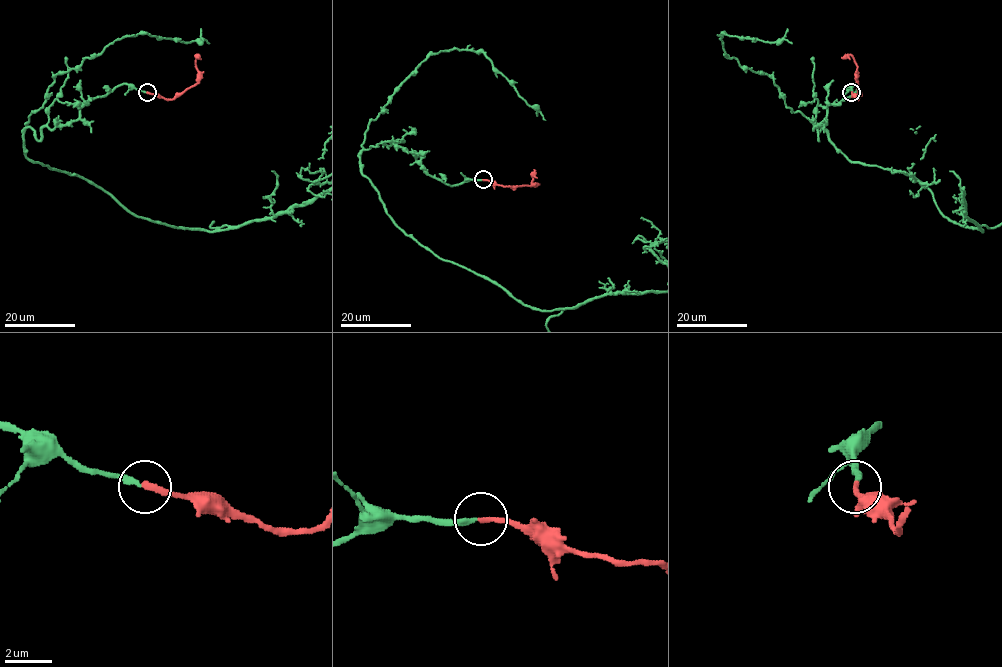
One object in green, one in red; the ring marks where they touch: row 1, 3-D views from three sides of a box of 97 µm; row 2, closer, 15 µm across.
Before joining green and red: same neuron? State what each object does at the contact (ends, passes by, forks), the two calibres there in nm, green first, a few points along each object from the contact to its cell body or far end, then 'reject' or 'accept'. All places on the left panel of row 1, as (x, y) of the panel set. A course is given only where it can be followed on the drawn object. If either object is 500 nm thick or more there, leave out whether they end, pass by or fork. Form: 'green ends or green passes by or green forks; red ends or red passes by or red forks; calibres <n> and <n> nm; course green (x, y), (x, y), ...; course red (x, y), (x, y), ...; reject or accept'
green ends; red ends; calibres 200 and 240 nm; course red (147, 92), (174, 98), (192, 87), (196, 83), (196, 58), (198, 57); accept

